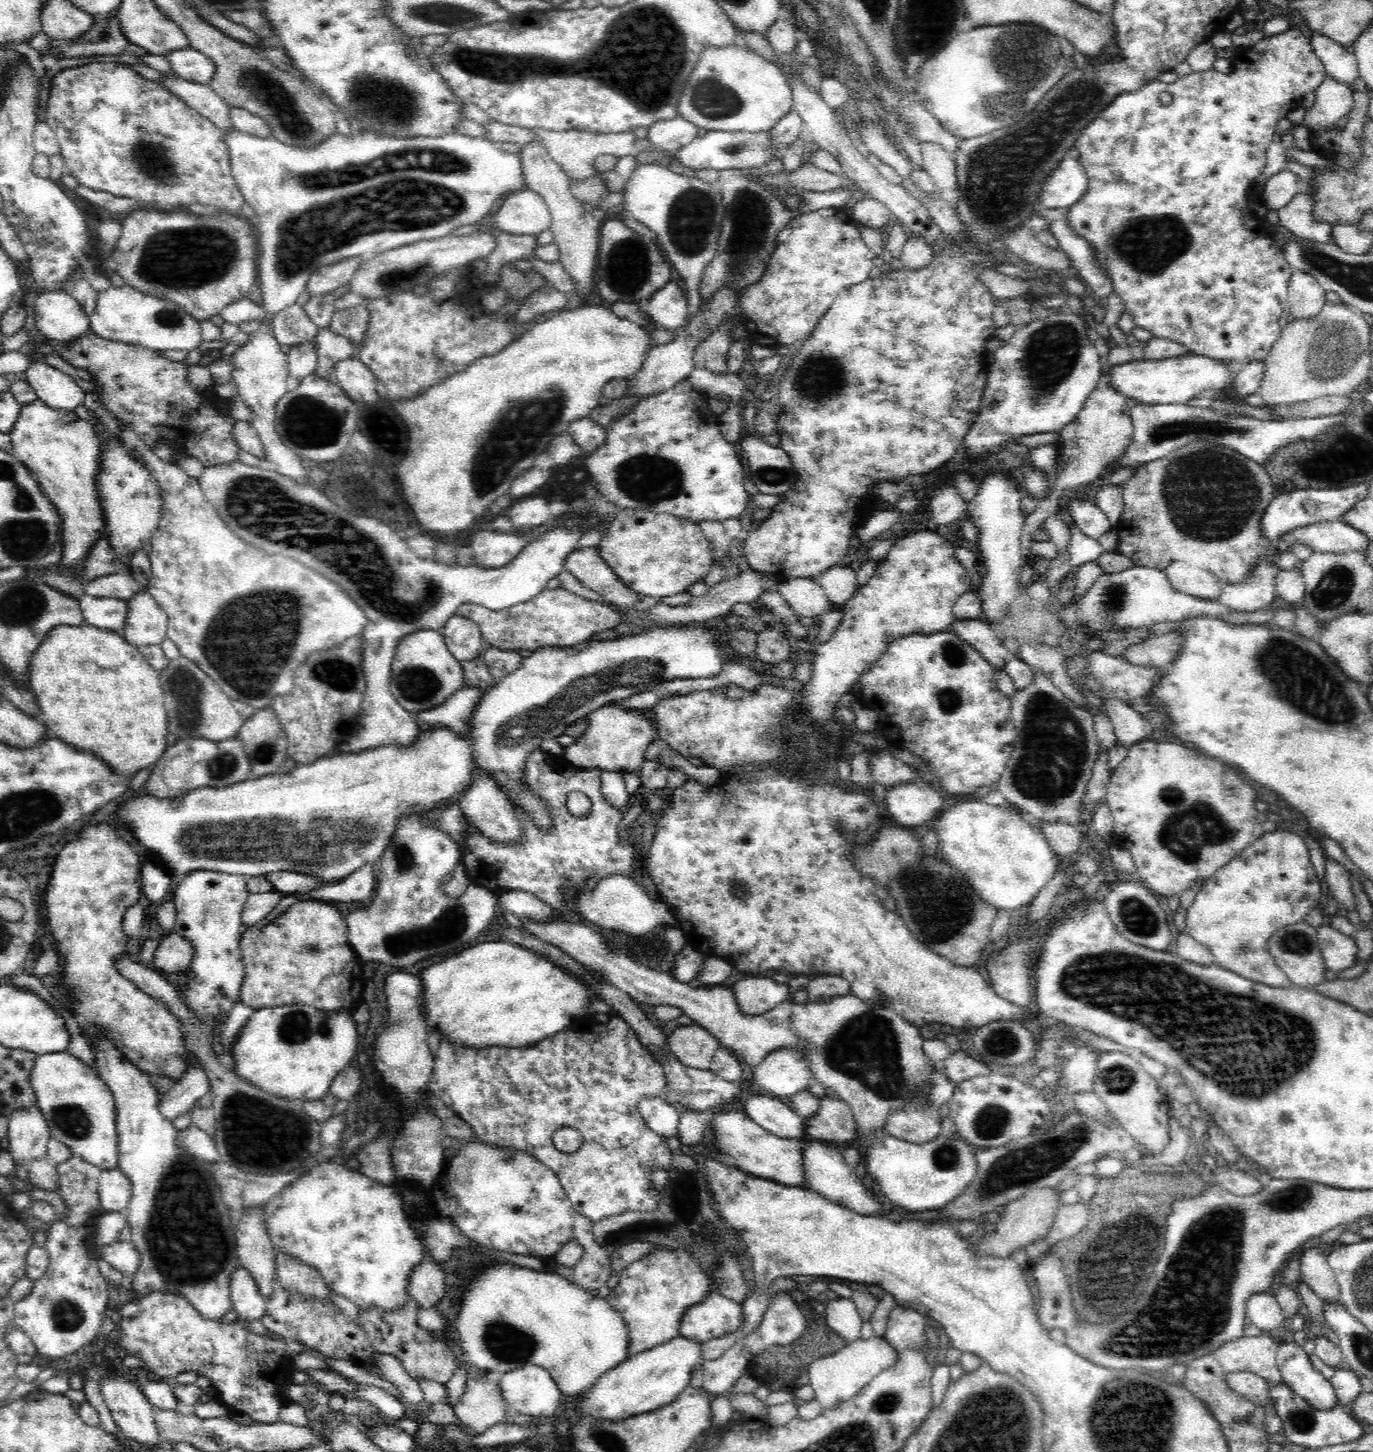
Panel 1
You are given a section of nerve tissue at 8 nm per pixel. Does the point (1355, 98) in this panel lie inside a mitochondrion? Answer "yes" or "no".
no

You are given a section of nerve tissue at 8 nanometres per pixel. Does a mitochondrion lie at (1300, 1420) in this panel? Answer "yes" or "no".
yes

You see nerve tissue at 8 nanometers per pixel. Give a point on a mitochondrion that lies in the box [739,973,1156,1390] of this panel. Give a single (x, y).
(866, 1048)

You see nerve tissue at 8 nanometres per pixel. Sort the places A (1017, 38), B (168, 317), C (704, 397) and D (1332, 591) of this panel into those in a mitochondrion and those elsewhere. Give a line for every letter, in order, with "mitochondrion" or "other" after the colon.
A: mitochondrion
B: mitochondrion
C: other
D: mitochondrion

